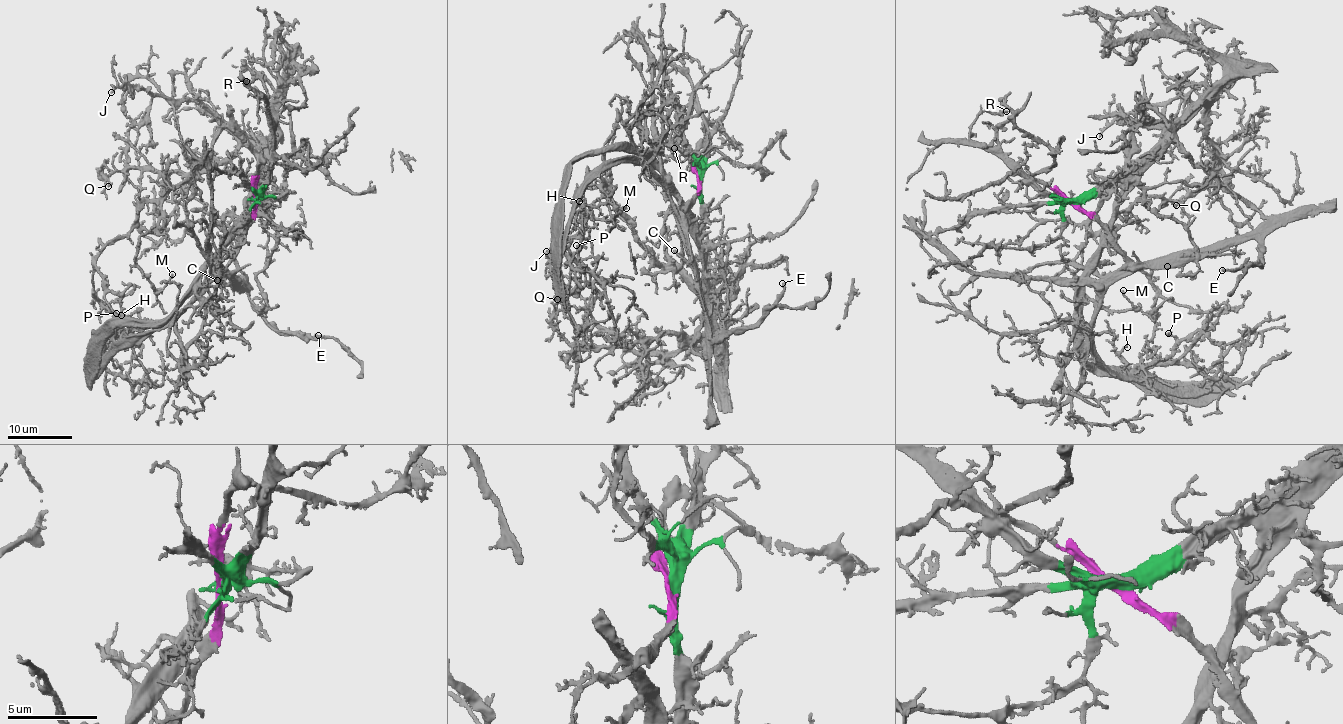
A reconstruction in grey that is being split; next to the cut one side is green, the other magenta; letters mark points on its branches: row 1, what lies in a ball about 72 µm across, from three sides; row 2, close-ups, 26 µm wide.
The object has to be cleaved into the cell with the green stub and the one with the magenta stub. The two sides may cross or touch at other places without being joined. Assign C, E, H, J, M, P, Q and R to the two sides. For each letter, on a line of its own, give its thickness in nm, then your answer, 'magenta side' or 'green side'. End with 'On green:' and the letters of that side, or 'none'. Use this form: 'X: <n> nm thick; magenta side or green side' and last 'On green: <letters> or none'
C: 240 nm thick; magenta side
E: 220 nm thick; magenta side
H: 140 nm thick; magenta side
J: 140 nm thick; green side
M: 130 nm thick; green side
P: 90 nm thick; magenta side
Q: 160 nm thick; green side
R: 170 nm thick; green side
On green: J, M, Q, R

